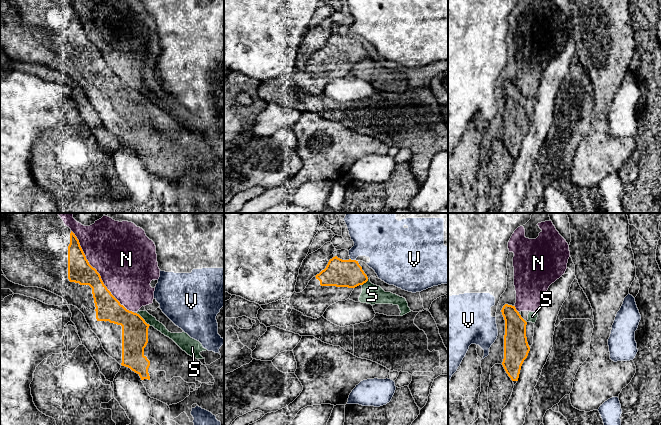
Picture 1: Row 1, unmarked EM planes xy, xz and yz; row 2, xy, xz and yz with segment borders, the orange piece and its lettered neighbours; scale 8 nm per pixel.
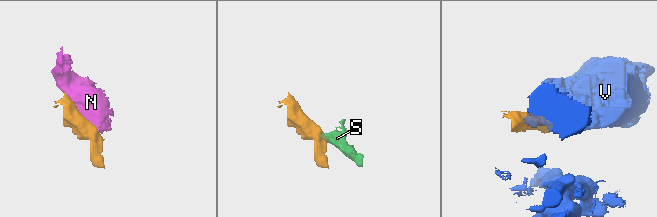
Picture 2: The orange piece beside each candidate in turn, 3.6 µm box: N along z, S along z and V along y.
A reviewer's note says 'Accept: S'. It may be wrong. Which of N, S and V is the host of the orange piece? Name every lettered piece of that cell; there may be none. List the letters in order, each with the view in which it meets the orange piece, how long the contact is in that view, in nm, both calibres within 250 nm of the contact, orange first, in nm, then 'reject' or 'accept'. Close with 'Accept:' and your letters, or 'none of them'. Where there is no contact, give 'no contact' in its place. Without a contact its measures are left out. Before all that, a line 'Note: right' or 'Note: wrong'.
Note: wrong
N: contact in xy; length 850 nm; calibres 190 and 480 nm; reject
S: contact in xy; length 160 nm; calibres 200 and 80 nm; reject
V: contact in xz; length 50 nm; calibres 220 and 340 nm; reject
Accept: none of them

